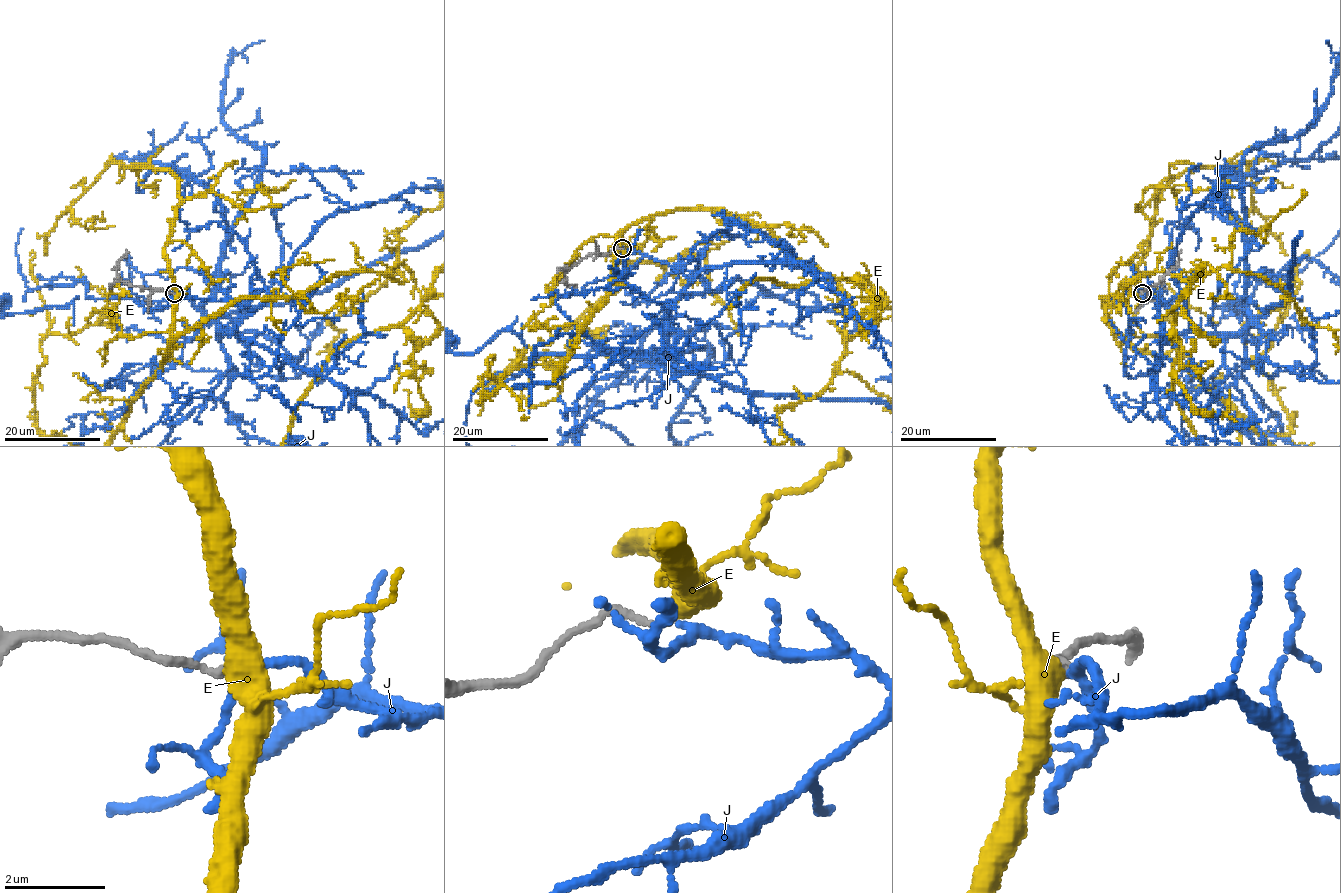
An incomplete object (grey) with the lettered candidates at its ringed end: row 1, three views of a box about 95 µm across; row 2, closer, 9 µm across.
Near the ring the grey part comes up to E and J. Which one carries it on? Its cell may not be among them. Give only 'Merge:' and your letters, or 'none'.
Merge: J

